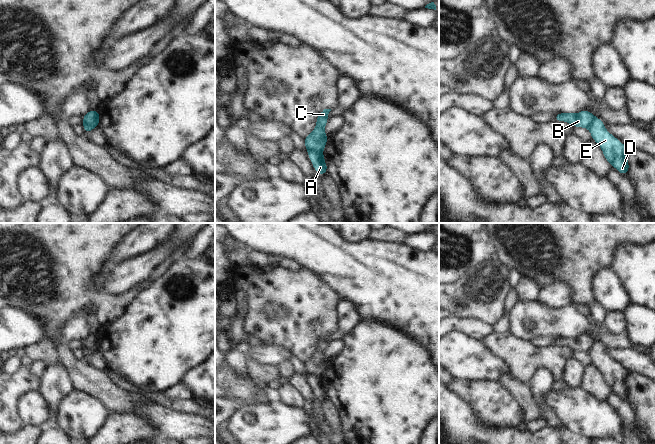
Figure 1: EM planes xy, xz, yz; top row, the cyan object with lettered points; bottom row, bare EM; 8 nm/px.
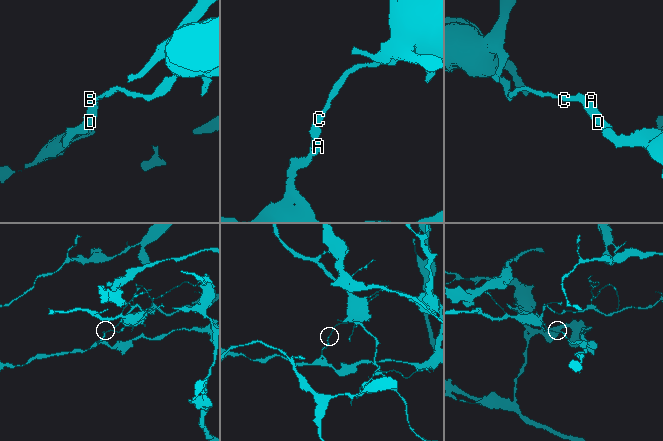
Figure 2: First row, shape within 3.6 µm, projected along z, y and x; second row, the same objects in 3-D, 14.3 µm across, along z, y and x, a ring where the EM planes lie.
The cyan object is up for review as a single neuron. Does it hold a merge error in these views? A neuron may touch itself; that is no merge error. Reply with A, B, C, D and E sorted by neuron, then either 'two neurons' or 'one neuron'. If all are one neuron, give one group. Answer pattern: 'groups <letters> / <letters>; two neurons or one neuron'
groups A D E / B C; two neurons

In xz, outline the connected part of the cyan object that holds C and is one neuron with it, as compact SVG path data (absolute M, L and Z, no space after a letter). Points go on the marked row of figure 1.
M324 109L318 115L316 121L316 127L311 134L306 136L304 139L306 150L322 152L327 144L328 136L324 132L325 125L328 120L328 114L331 109Z

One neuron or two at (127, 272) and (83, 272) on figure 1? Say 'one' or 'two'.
two

